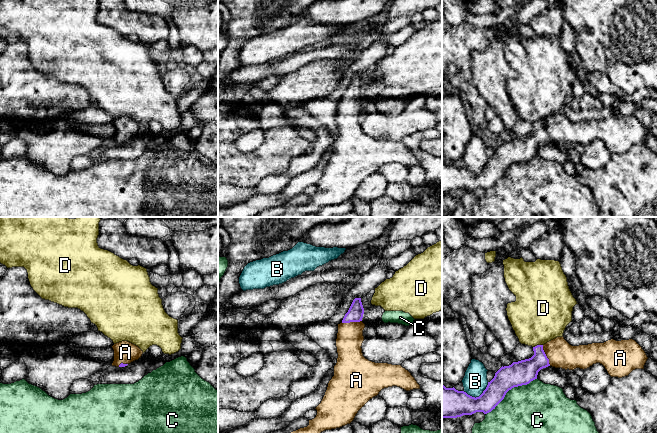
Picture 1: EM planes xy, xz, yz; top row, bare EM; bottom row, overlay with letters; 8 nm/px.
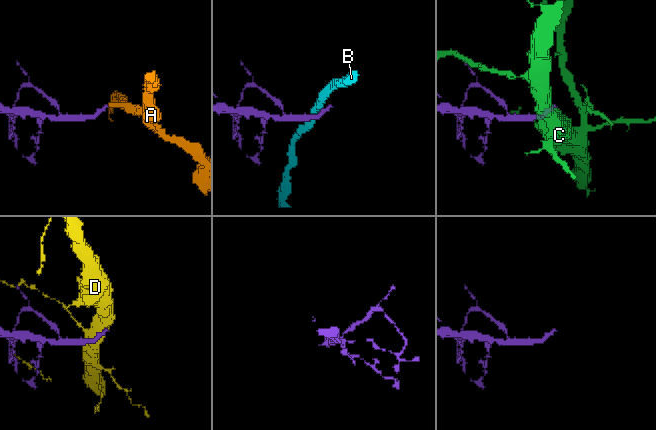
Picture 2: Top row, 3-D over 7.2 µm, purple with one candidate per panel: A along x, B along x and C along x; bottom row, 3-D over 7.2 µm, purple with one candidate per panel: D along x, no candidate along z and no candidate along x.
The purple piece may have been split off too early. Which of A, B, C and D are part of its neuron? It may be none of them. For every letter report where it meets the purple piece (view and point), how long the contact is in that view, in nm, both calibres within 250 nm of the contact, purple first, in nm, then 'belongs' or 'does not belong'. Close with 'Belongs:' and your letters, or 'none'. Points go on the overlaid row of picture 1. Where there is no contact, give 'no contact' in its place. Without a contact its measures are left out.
A: yz (545, 355) | 180 nm | 190/220 nm | belongs
B: yz (477, 397) | 220 nm | 240/190 nm | does not belong
C: yz (510, 389) | 500 nm | 190/400 nm | does not belong
D: yz (537, 345) | 80 nm | 190/460 nm | does not belong
Belongs: A

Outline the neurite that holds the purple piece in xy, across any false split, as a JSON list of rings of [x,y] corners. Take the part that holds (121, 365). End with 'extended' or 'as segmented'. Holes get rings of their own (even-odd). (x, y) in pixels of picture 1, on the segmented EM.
[[[122,341],[112,346],[114,350],[114,361],[112,366],[125,367],[131,362],[141,358],[143,351],[136,345]]]; extended

